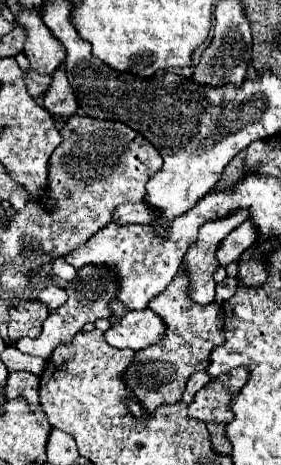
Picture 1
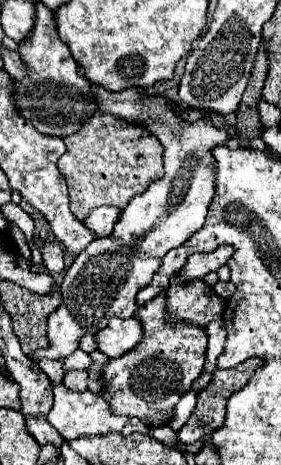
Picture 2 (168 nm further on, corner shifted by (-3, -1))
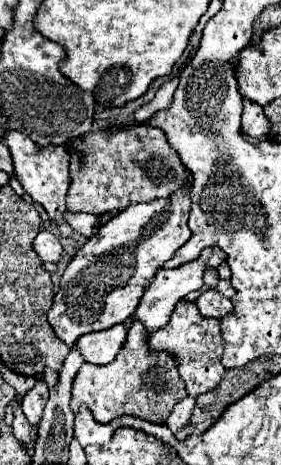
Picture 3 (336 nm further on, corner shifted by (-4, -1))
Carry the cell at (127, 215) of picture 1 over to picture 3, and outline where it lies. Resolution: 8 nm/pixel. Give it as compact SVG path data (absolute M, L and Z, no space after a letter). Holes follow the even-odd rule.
M65 213L65 219L67 223L83 237L93 237L95 235L95 229L99 227L99 215L95 213Z

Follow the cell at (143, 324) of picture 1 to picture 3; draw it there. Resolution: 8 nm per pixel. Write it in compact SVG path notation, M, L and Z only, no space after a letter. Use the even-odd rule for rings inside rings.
M123 323L107 329L107 331L93 331L77 339L75 347L81 349L83 359L95 365L107 365L115 359L119 347L123 347L127 339L127 327Z

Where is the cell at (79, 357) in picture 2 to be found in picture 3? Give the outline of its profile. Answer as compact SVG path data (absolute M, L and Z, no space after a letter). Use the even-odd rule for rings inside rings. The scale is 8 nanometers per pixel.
M131 321L127 341L113 363L103 365L103 367L93 365L93 363L83 363L73 381L71 409L77 411L79 405L87 405L99 423L109 423L111 419L121 417L121 415L133 415L133 417L139 417L139 419L145 419L151 423L165 423L167 415L171 413L175 403L179 403L183 397L187 397L187 391L185 391L183 379L177 373L177 359L173 355L169 355L167 351L151 351L147 337L149 335L147 335L147 331L143 331L143 323Z

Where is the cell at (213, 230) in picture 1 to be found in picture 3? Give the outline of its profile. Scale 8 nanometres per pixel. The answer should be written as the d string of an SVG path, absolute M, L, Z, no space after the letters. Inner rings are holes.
M181 299L171 315L171 321L165 327L161 327L159 331L151 333L151 337L149 337L149 345L153 351L165 349L179 359L179 373L181 373L181 379L187 383L187 393L191 397L211 391L223 379L225 367L221 365L221 355L223 355L225 343L223 343L219 323L221 321L215 317L211 317L211 319L203 317L193 301Z

